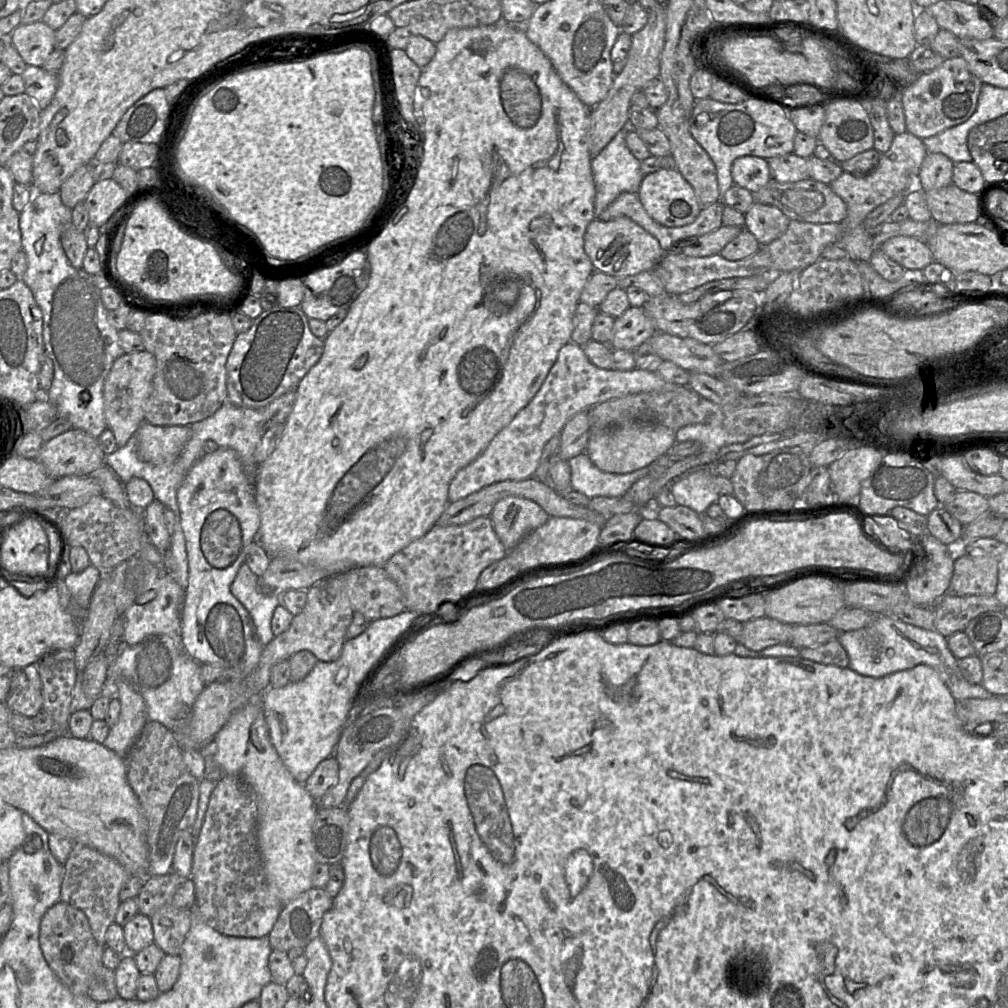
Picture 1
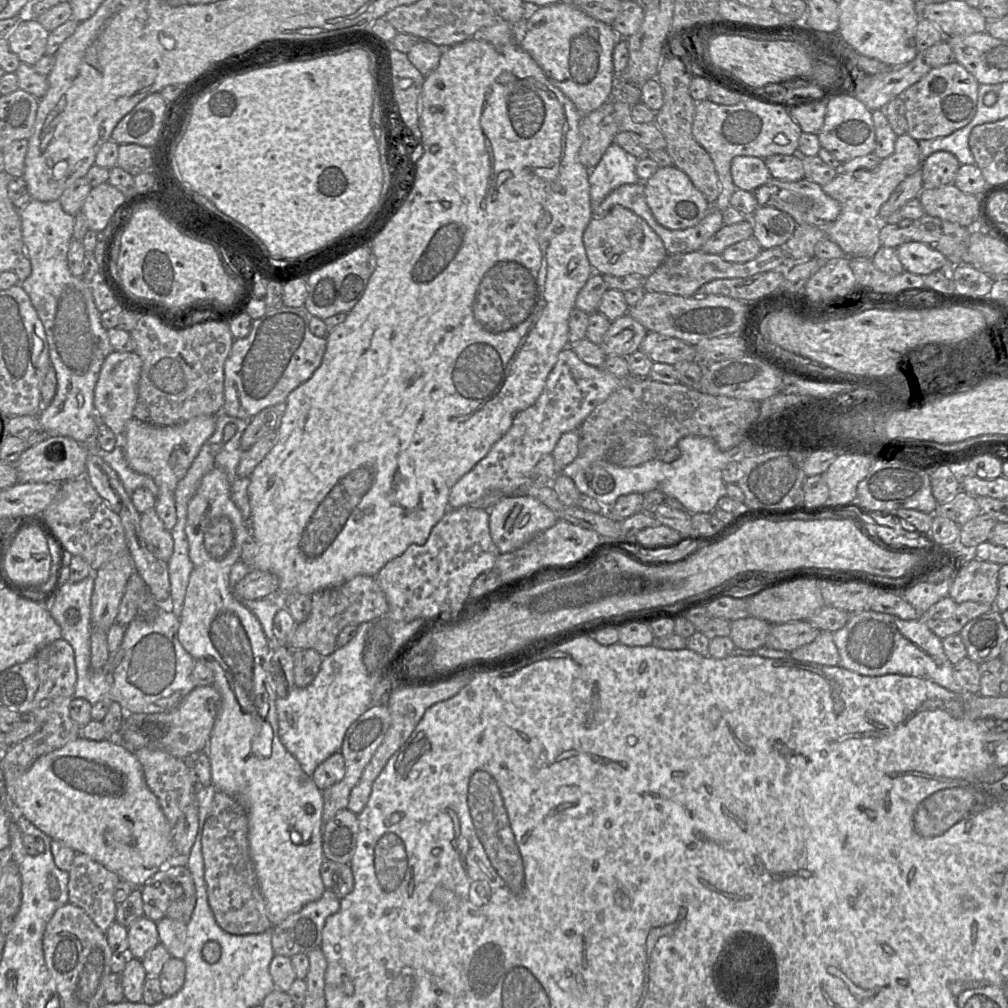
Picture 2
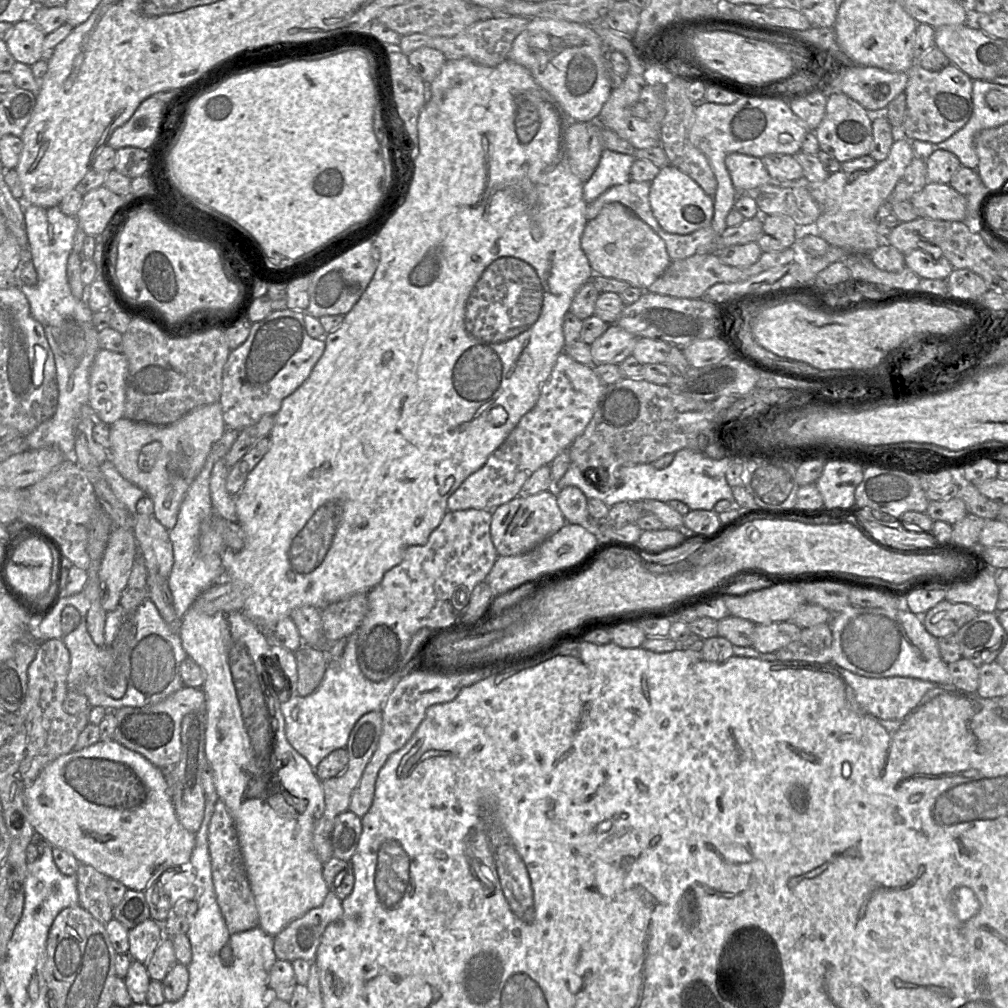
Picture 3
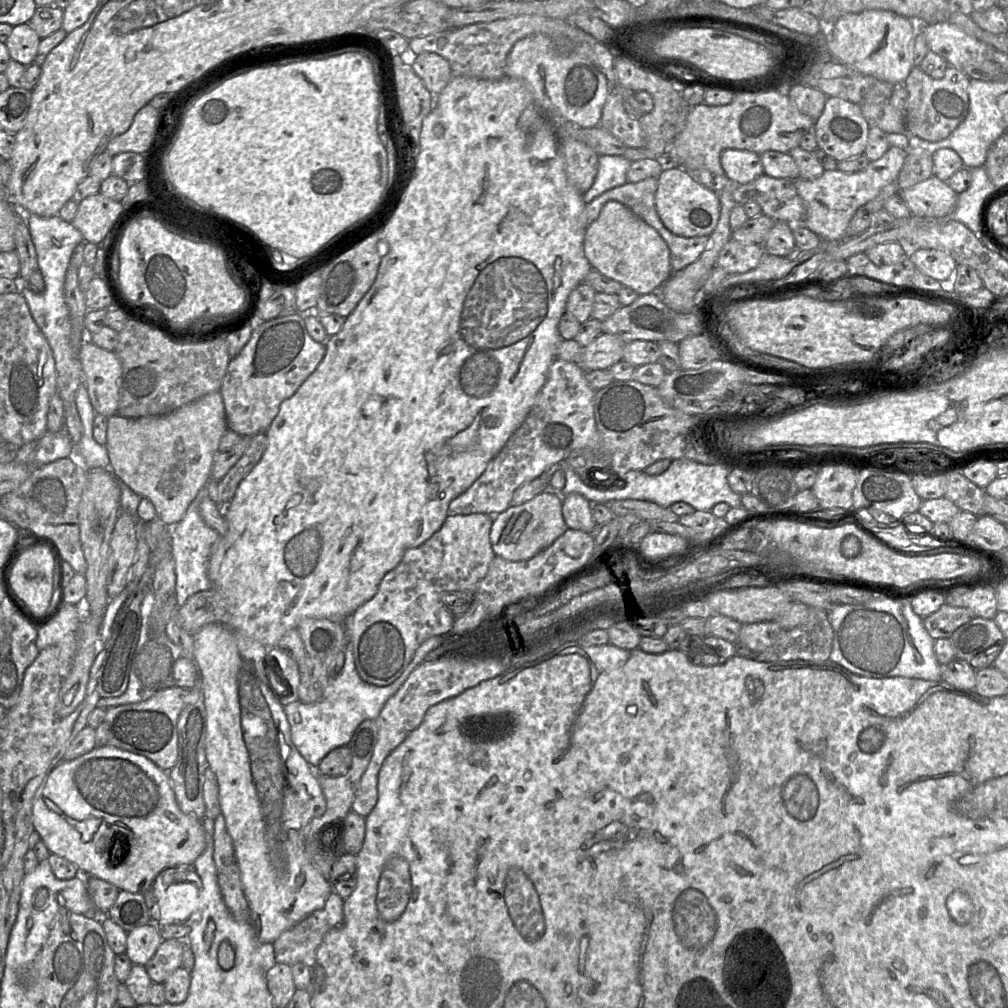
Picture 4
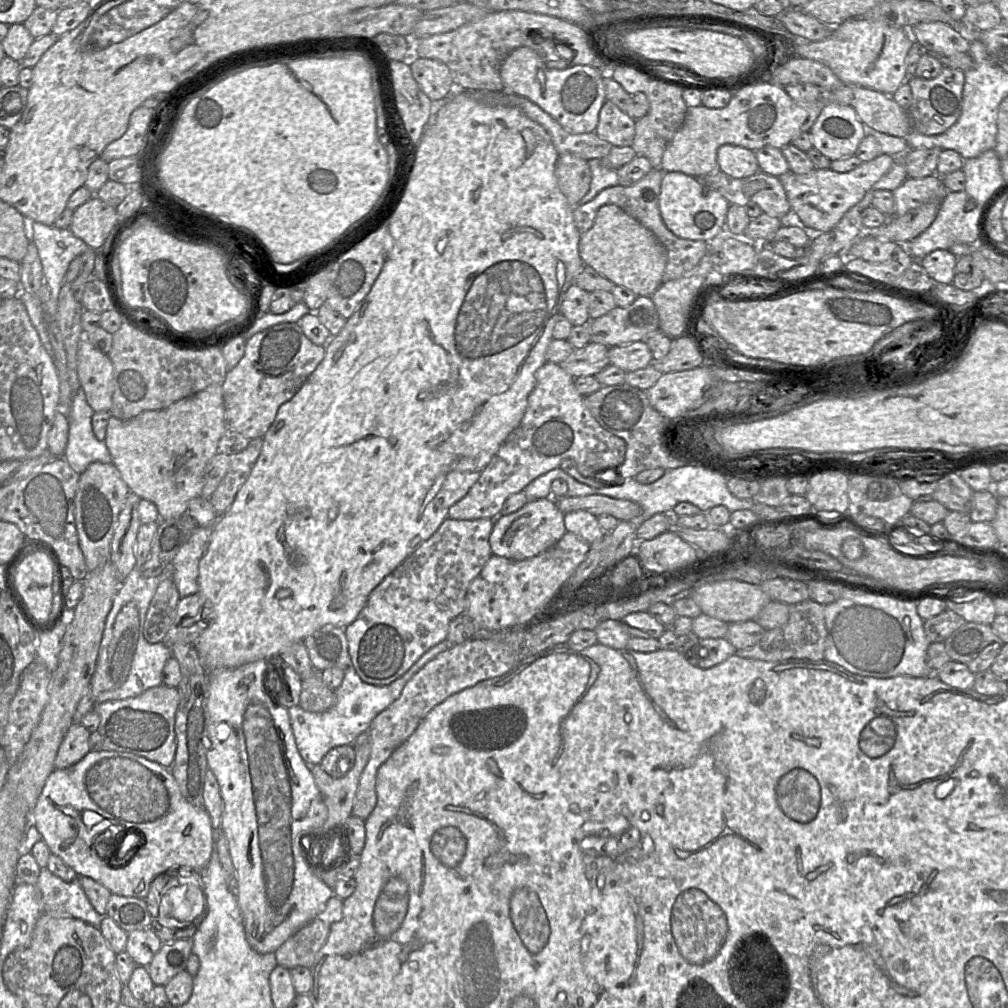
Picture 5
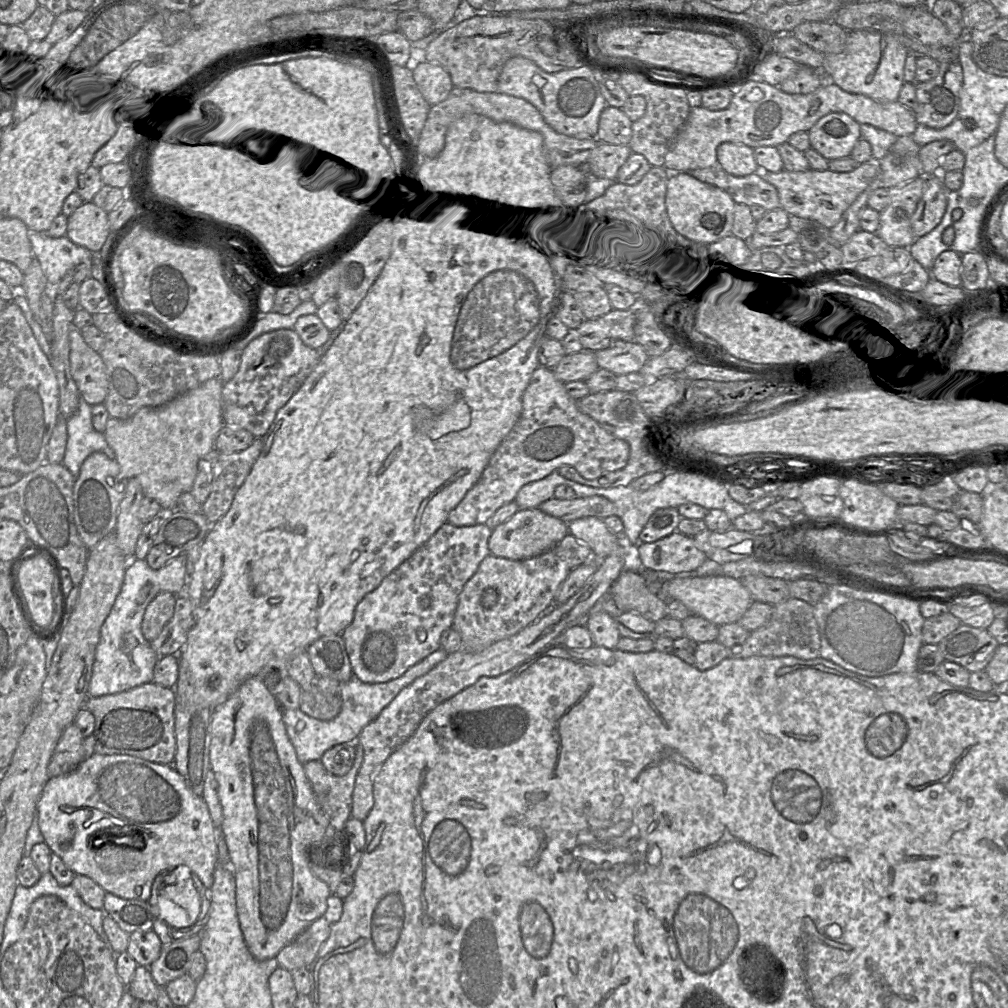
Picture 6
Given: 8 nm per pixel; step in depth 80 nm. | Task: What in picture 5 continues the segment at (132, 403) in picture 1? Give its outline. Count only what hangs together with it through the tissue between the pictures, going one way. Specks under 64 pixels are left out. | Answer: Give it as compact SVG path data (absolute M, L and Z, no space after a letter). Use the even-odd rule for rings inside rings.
M84 337L78 343L77 371L89 406L94 412L109 411L114 392L112 362Z

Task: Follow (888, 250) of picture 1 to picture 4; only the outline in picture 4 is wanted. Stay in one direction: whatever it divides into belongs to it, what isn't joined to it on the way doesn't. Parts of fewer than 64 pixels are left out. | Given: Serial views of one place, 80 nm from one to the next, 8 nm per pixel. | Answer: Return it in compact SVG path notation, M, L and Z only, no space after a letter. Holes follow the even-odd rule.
M925 248L910 251L909 254L917 270L941 283L950 282L957 266L950 255L939 250Z

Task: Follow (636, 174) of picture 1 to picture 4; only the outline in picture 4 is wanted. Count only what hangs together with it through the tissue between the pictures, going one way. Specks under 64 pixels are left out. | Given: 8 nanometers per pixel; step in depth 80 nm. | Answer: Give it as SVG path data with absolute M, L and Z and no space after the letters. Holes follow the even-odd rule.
M601 155L598 170L590 189L582 195L585 204L590 203L602 193L627 182L627 171L631 161L619 155Z

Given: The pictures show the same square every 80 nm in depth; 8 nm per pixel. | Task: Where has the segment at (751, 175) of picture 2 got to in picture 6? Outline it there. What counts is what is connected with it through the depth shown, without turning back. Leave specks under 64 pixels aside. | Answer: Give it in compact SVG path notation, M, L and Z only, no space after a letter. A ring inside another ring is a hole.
M724 142L716 149L717 164L734 176L746 176L758 170L753 148L733 142Z

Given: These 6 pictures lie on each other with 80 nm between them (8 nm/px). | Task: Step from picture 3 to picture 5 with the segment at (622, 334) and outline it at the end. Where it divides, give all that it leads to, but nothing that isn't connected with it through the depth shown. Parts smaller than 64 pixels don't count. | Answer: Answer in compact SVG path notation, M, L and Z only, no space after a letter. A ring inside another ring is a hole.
M589 342L580 349L574 349L559 365L573 378L581 376L595 376L610 365L608 356L609 347Z

